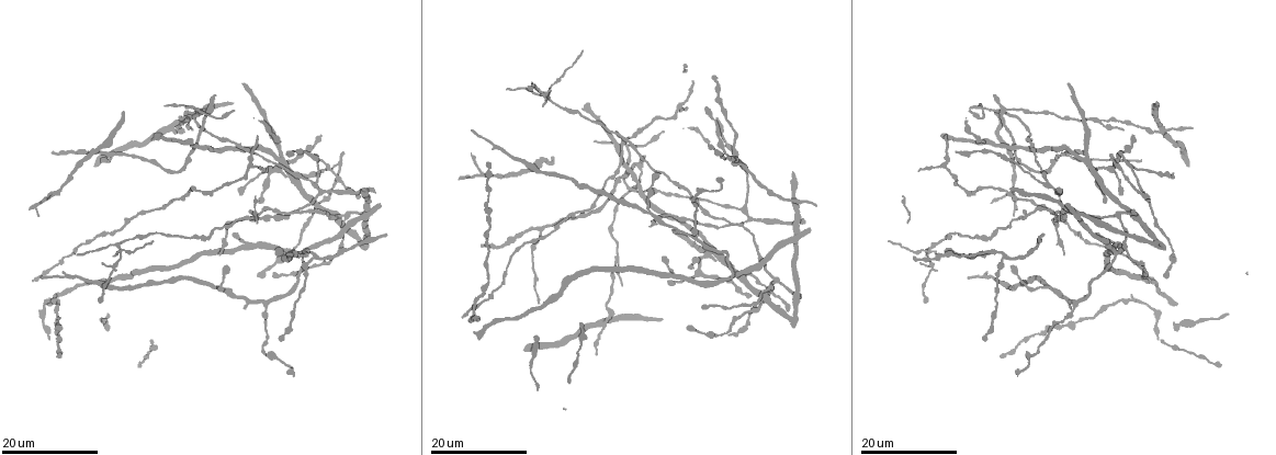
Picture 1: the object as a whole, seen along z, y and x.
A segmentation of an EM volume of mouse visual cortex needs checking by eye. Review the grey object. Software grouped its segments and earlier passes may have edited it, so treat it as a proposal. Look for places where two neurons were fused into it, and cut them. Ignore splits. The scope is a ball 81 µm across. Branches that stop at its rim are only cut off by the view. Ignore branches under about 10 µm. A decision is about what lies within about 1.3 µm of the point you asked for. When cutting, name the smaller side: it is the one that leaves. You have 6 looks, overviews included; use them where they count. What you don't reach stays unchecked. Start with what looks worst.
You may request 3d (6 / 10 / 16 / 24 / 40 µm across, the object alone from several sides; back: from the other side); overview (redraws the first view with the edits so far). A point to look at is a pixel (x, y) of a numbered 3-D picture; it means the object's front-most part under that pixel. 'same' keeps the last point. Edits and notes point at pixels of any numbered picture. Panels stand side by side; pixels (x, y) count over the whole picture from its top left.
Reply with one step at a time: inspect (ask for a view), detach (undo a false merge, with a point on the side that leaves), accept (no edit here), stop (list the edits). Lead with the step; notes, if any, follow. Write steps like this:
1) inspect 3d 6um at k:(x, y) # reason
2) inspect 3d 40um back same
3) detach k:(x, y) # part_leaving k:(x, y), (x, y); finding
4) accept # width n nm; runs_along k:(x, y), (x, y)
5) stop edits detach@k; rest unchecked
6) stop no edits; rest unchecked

inspect 3d 16um at 1:(925, 250) # four-way junction

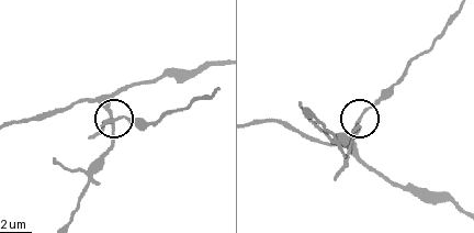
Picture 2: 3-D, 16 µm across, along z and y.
inspect 3d 10um at 2:(111, 120) # closer look

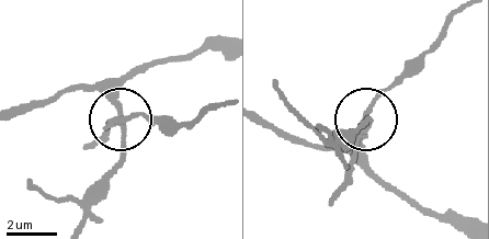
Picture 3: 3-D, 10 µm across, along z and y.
detach 3:(134, 116) # width 200 nm; a second neuron is stuck on

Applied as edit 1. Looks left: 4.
inspect overview # redraw

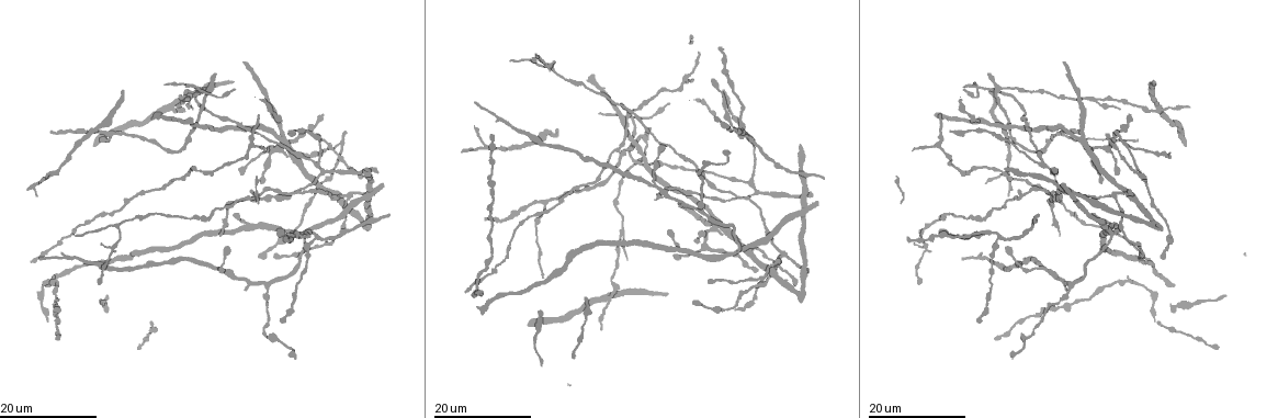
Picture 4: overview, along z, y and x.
inspect 3d 24um at 4:(686, 78) # three arms meet

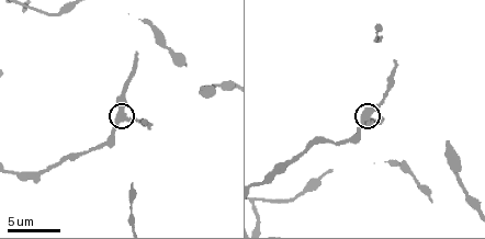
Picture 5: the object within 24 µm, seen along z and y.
inspect 3d 6um at 5:(366, 114) # zoom in

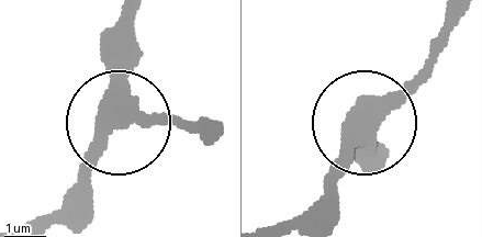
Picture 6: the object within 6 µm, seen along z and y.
accept # all the same neuron

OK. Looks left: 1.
stop edits detach@3; rest unchecked

